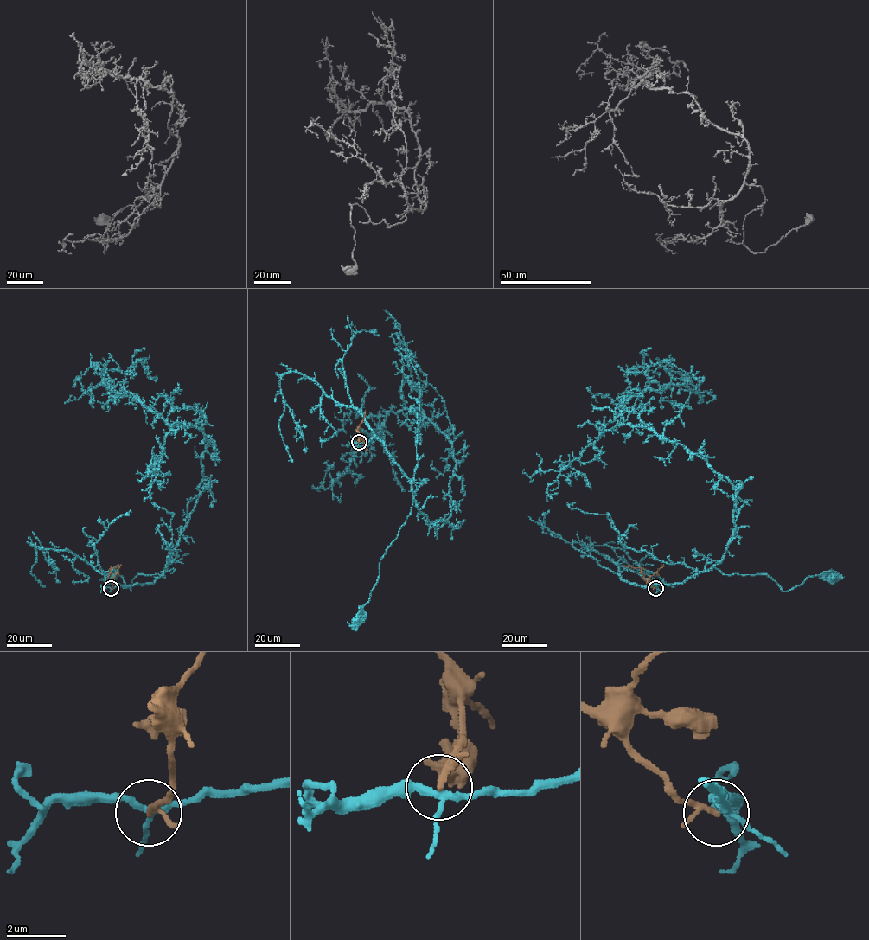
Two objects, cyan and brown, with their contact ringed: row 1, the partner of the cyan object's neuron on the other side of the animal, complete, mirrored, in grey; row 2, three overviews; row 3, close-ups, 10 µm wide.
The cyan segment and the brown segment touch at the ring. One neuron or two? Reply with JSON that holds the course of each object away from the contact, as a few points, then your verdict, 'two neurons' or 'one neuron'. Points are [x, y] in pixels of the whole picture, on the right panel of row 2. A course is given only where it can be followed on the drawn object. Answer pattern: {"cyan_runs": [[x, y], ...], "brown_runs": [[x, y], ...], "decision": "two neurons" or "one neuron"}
{"cyan_runs": [[655, 588], [649, 586], [681, 583], [713, 567], [728, 575], [767, 574], [783, 591], [811, 576], [833, 577]], "brown_runs": [[655, 588], [643, 578], [641, 568], [624, 565]], "decision": "two neurons"}

